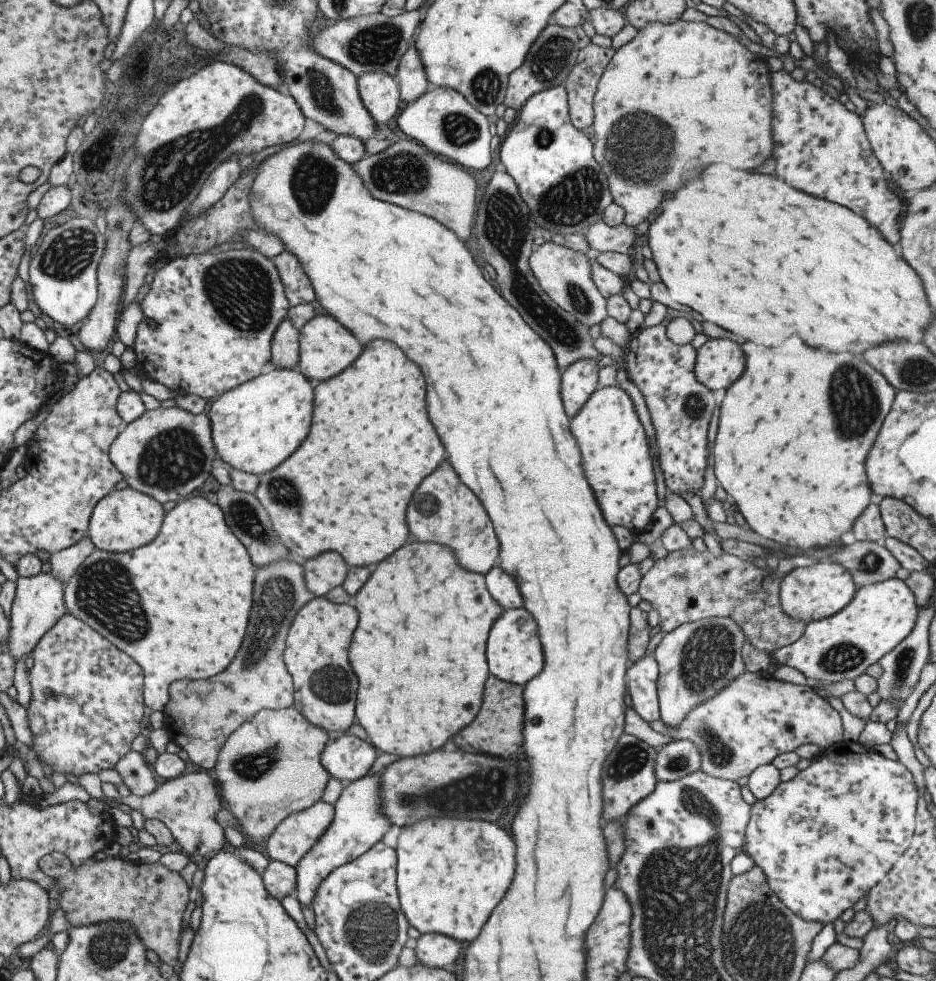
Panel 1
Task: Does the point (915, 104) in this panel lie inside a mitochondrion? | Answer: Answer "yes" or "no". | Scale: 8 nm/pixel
no

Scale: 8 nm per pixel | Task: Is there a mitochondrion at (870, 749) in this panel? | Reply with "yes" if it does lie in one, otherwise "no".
no

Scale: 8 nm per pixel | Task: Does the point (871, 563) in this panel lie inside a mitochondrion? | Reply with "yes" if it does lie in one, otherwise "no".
yes

